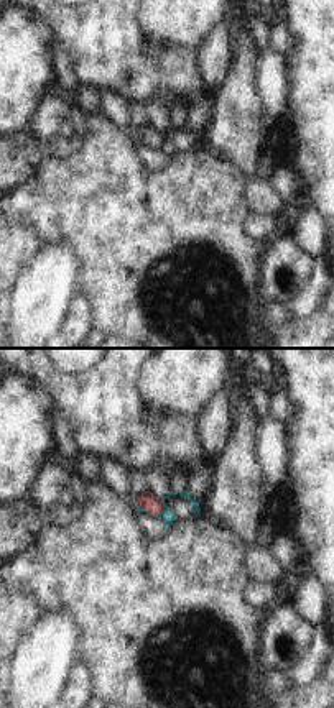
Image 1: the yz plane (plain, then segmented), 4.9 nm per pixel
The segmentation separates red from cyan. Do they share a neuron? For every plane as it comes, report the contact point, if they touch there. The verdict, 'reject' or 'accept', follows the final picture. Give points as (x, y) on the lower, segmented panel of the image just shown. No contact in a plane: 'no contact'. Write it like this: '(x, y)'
(150, 511)

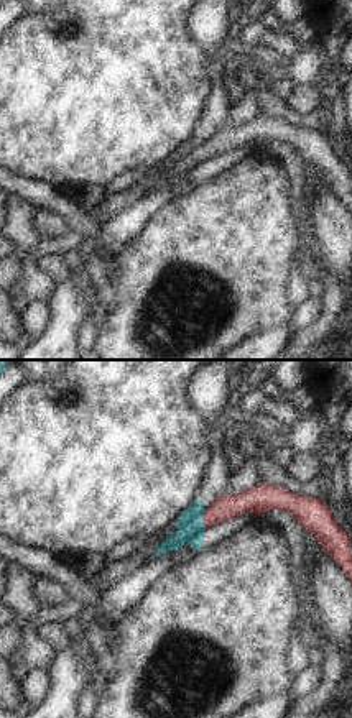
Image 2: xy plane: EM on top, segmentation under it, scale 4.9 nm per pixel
(204, 518)

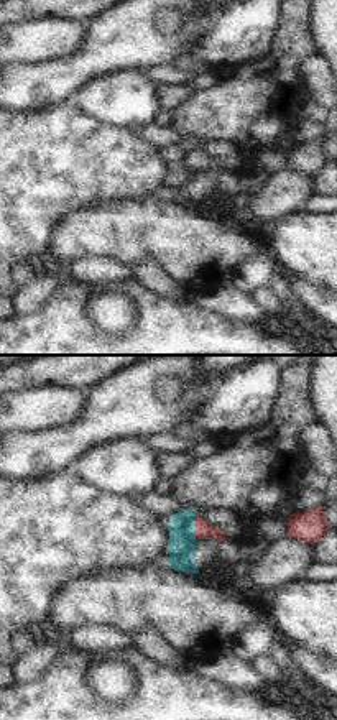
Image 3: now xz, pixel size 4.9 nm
(196, 525)

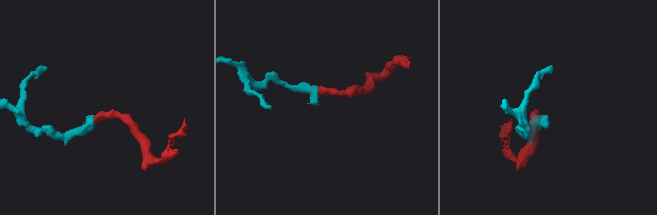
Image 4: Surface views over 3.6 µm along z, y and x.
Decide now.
accept

